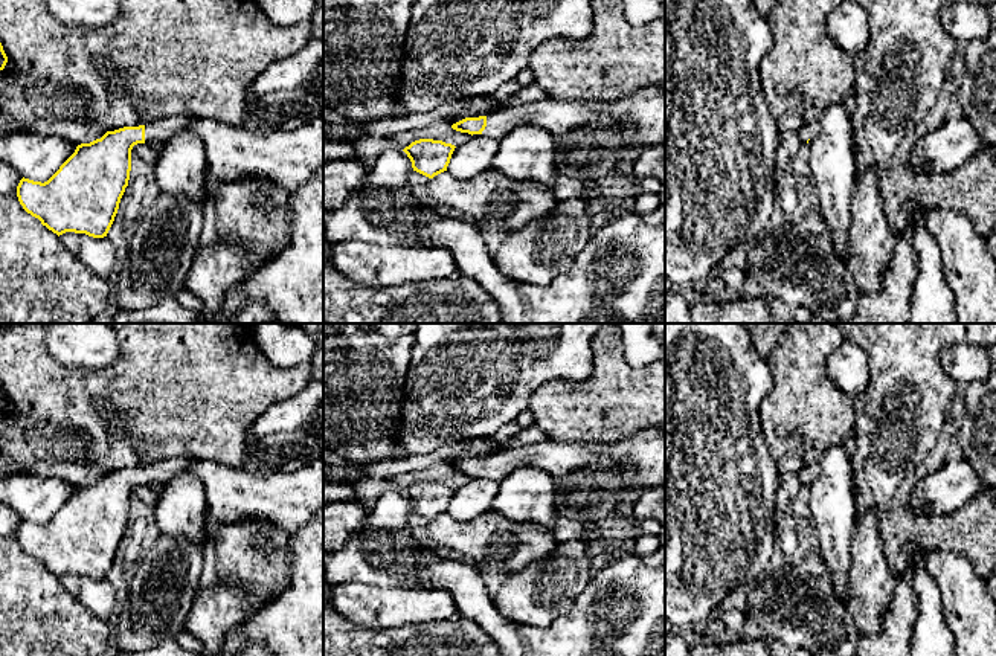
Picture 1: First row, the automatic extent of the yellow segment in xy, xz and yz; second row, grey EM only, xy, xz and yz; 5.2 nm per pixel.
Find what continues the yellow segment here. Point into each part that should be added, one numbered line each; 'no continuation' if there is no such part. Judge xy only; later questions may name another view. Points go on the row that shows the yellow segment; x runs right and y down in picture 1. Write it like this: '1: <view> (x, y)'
1: xy (289, 157)

